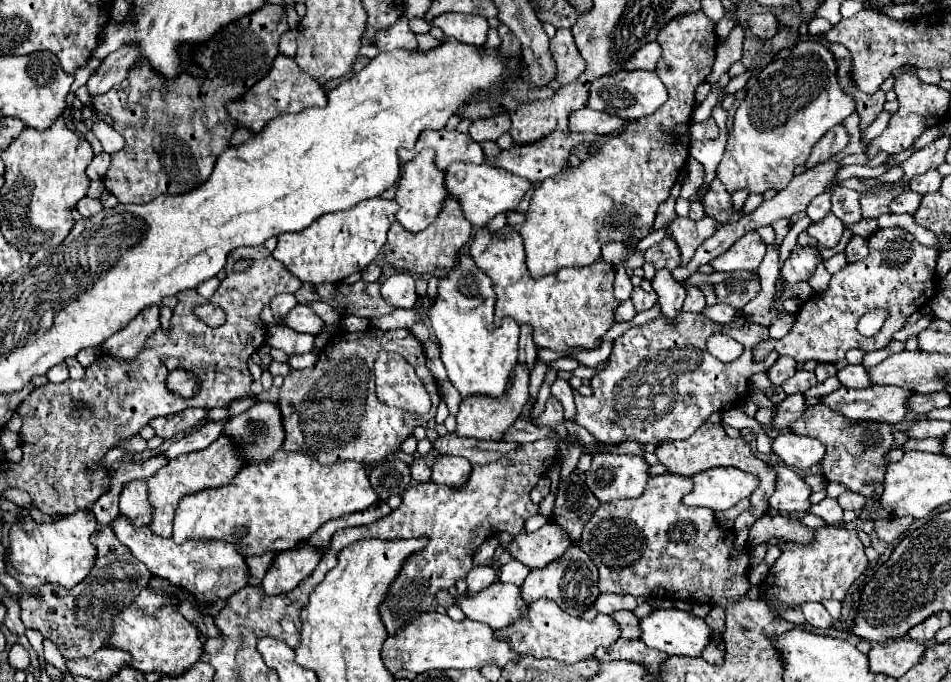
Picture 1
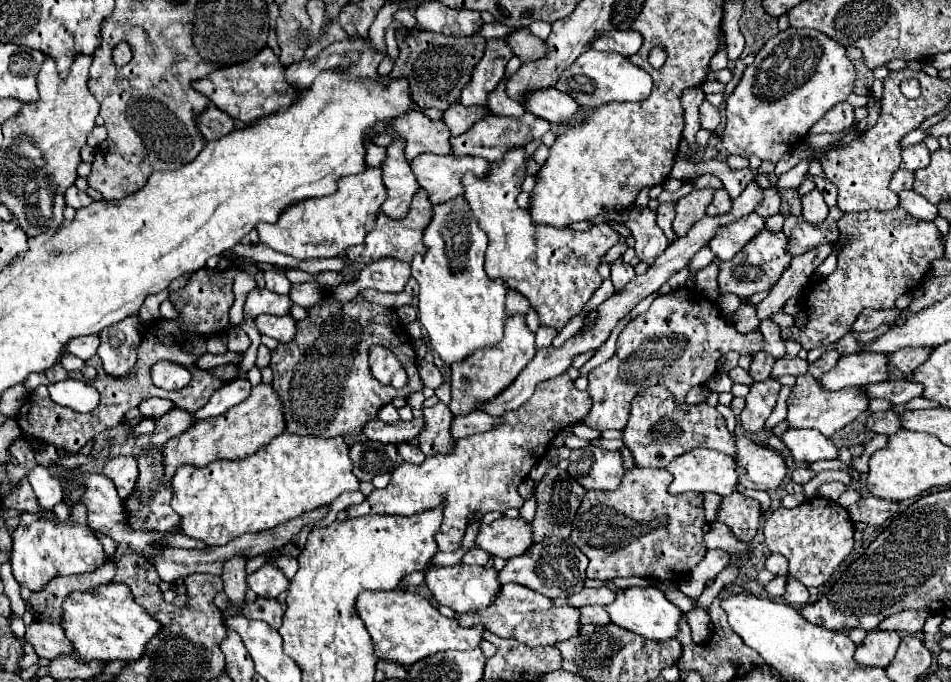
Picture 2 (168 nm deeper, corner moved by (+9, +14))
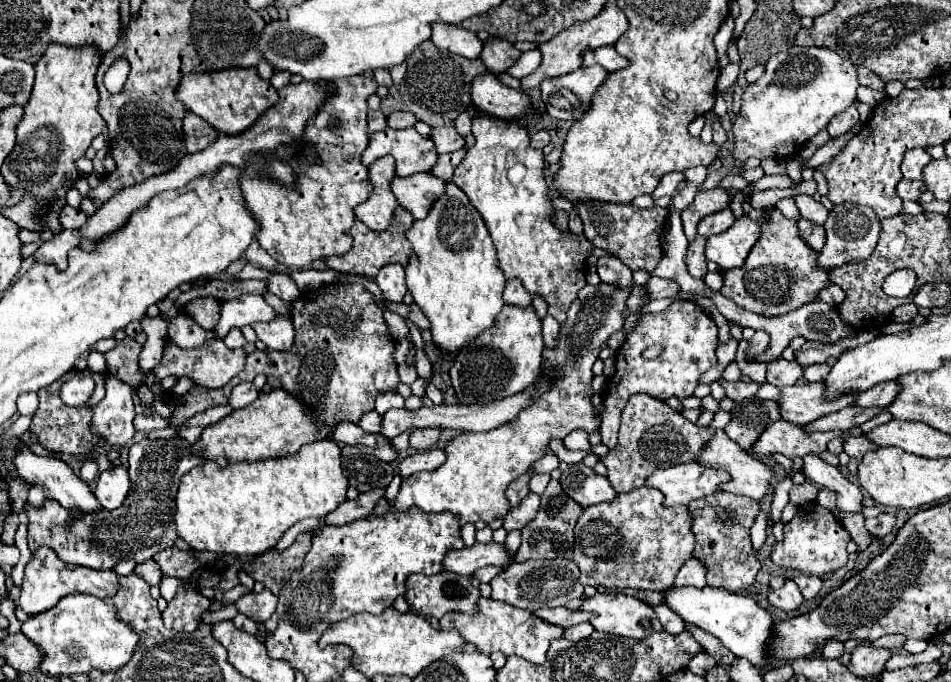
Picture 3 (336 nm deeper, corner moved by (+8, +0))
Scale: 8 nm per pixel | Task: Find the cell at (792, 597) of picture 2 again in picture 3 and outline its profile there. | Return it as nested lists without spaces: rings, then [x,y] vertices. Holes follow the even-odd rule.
[[[785,580],[785,584],[779,590],[769,592],[769,604],[775,608],[781,608],[785,612],[795,610],[803,602],[801,590],[793,580]]]

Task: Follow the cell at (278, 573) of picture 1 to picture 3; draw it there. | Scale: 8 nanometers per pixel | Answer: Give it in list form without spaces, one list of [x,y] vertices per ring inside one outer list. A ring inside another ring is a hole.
[[[267,588],[259,594],[247,592],[237,602],[237,610],[255,622],[265,622],[275,612],[275,606],[277,606],[277,596],[271,594]]]

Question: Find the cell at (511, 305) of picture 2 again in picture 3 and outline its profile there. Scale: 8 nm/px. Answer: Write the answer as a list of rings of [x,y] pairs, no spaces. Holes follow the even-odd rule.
[[[507,280],[505,290],[503,290],[503,300],[505,304],[527,308],[531,304],[531,294],[527,294],[525,286],[519,280]]]

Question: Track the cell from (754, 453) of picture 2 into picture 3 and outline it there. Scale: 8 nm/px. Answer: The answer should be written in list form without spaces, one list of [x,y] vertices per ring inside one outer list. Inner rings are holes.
[[[715,430],[715,438],[711,438],[711,442],[703,448],[703,454],[699,454],[697,458],[699,464],[703,466],[711,466],[711,468],[719,468],[719,470],[725,470],[731,480],[725,482],[721,486],[721,490],[725,492],[731,492],[731,494],[741,494],[741,496],[749,496],[753,500],[761,500],[765,494],[767,494],[767,488],[769,488],[769,482],[773,478],[773,470],[769,466],[765,466],[763,462],[759,462],[755,456],[747,454],[745,450],[741,450],[735,442],[731,442],[723,430]]]

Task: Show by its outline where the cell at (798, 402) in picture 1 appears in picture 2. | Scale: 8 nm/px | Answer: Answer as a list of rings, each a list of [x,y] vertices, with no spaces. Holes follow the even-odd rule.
[[[768,378],[764,382],[754,382],[750,386],[750,394],[746,396],[746,408],[740,414],[740,424],[744,430],[758,432],[764,428],[768,416],[776,406],[776,398],[780,392],[780,382]]]

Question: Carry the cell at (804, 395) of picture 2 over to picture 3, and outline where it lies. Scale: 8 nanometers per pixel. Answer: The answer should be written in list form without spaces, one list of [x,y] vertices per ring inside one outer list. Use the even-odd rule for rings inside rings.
[[[777,420],[759,436],[759,440],[751,446],[751,452],[763,458],[771,458],[773,454],[783,454],[787,458],[803,458],[807,454],[821,454],[827,442],[837,436],[839,432],[805,434],[801,426],[795,426],[787,420]]]

